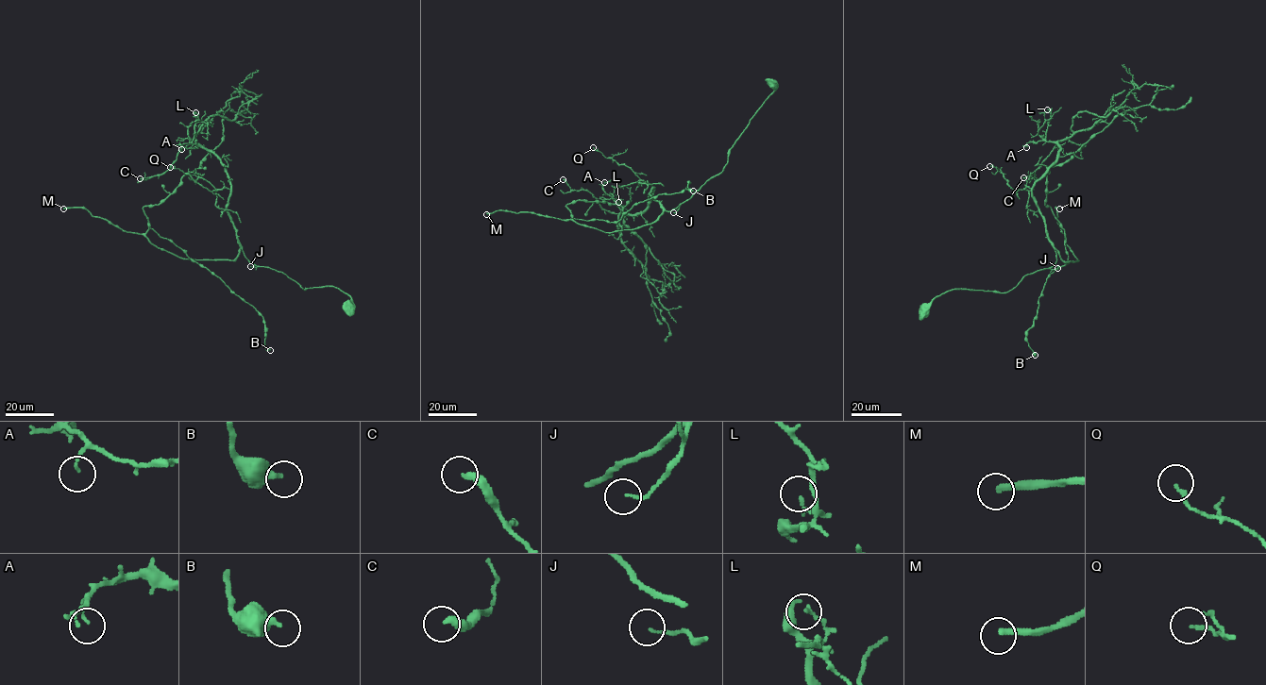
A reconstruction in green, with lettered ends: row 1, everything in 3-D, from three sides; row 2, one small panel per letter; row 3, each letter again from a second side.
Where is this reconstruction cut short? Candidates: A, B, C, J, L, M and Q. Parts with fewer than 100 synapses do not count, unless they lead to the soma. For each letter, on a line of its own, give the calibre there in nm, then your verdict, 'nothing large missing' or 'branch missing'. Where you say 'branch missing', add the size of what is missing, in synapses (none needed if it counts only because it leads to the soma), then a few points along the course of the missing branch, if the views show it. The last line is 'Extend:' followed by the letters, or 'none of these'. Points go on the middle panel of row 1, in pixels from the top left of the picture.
A: 90 nm thick; nothing large missing
B: 380 nm thick; nothing large missing
C: 320 nm thick; nothing large missing
J: 100 nm thick; nothing large missing
L: 120 nm thick; nothing large missing
M: 260 nm thick; branch missing; about 110 synapses
Q: 170 nm thick; nothing large missing
Extend: M

